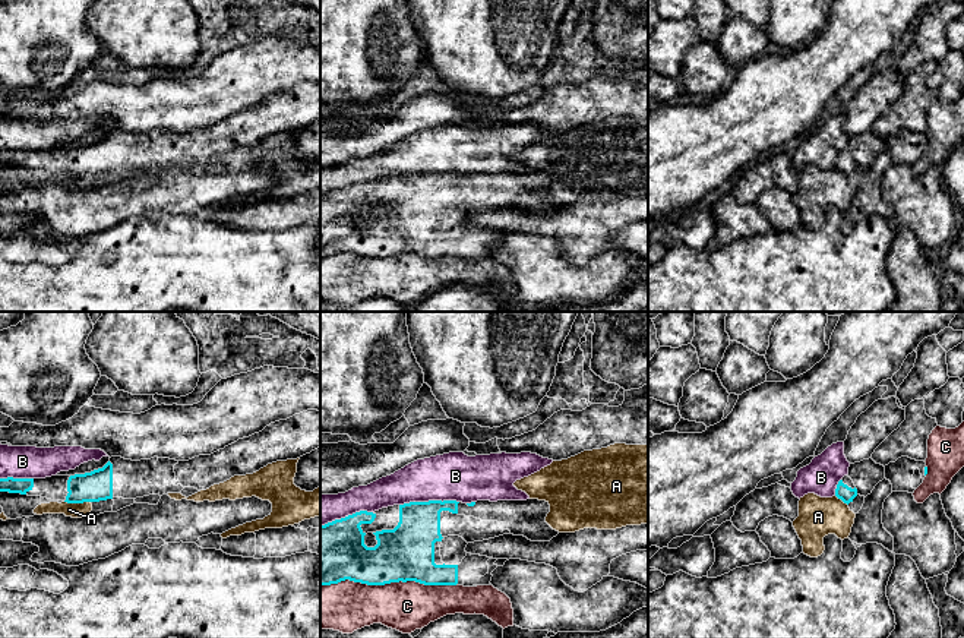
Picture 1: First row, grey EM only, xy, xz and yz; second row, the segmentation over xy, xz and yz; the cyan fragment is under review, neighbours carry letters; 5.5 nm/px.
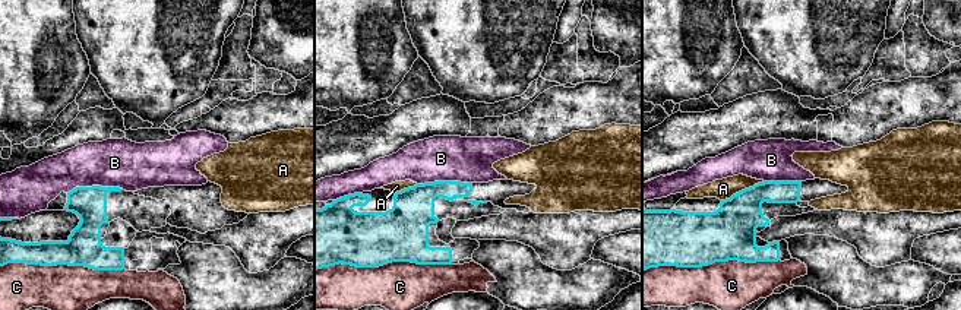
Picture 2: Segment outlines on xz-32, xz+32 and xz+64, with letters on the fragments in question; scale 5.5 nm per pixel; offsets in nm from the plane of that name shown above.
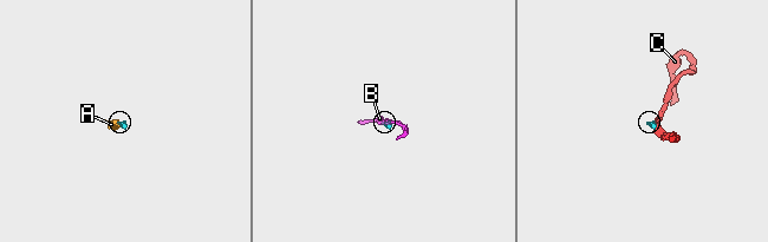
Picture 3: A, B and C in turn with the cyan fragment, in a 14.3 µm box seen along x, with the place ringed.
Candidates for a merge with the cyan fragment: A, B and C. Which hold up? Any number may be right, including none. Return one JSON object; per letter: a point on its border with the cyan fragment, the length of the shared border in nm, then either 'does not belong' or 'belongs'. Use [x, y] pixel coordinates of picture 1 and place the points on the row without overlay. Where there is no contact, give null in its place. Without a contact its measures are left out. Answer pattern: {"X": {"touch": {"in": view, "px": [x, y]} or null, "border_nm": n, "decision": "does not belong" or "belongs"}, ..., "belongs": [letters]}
{"A": {"touch": {"in": "xy", "px": [78, 174]}, "border_nm": 140, "decision": "does not belong"}, "B": {"touch": {"in": "xz", "px": [429, 173]}, "border_nm": 320, "decision": "does not belong"}, "C": {"touch": {"in": "xz", "px": [388, 255]}, "border_nm": 750, "decision": "does not belong"}, "belongs": []}

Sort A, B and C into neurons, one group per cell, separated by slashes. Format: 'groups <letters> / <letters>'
groups A / B / C

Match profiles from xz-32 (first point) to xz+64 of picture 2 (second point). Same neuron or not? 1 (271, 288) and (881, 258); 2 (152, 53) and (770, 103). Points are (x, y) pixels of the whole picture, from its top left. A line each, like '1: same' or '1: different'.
1: different
2: different

